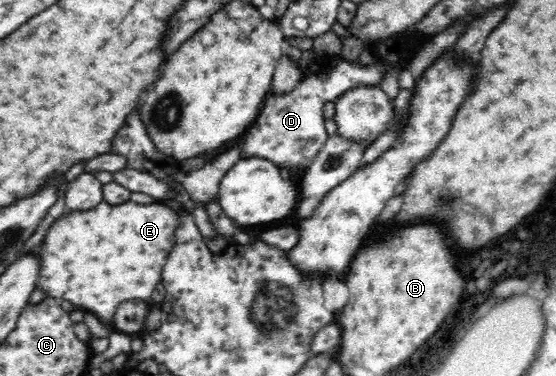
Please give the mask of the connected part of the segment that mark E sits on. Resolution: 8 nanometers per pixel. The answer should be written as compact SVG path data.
M132 201L118 206L102 202L94 210L72 212L72 216L66 214L60 220L56 220L56 224L52 224L40 248L42 272L36 280L38 282L36 290L44 290L47 297L64 298L84 310L94 312L96 316L100 316L106 327L112 329L114 310L120 302L150 300L152 292L156 290L156 284L160 282L160 274L166 264L168 252L174 246L176 226L178 226L178 210L174 212L162 202L144 204L144 206Z

